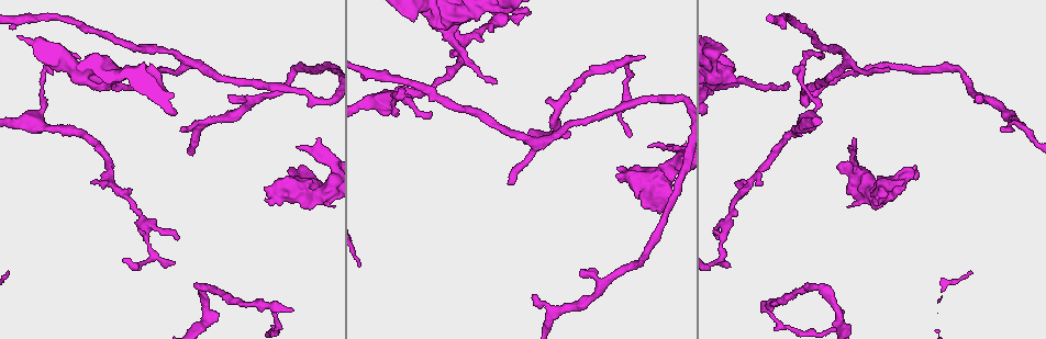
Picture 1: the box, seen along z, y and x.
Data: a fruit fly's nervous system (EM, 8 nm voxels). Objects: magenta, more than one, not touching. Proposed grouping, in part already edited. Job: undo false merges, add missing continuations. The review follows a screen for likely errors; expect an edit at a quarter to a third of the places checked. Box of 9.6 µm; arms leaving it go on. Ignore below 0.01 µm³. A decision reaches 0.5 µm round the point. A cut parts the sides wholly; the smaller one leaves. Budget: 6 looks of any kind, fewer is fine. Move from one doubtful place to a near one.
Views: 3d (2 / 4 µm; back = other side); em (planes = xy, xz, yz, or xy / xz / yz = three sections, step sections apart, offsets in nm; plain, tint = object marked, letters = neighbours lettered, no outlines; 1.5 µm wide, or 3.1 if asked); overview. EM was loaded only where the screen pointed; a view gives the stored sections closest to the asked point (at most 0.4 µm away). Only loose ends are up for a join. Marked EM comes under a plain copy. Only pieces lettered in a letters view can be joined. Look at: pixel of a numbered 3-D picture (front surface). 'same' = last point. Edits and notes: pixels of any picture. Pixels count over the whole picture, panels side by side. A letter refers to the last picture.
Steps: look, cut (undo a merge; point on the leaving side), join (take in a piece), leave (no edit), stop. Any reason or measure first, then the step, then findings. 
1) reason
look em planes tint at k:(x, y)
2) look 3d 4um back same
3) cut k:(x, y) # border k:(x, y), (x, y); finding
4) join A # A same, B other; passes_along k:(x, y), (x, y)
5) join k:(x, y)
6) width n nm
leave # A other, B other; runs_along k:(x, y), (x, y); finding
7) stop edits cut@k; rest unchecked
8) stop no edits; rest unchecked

end of a long branch
look 3d 2um at 1:(789, 82)

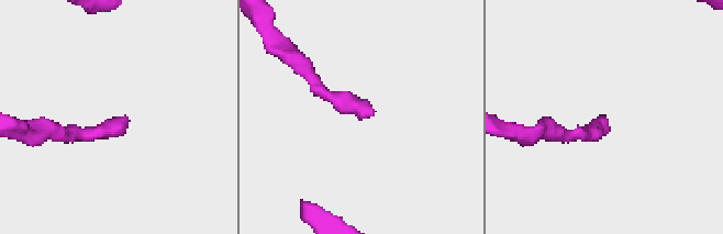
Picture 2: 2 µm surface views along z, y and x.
look em yz step 8 letters at 2:(124, 116)

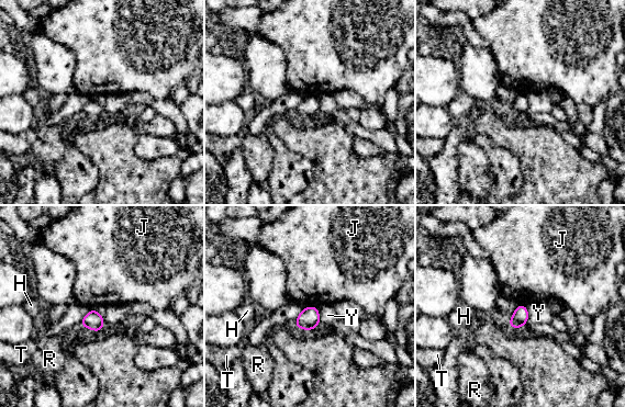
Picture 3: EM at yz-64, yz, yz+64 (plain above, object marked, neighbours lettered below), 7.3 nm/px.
another direction
look em planes letters same

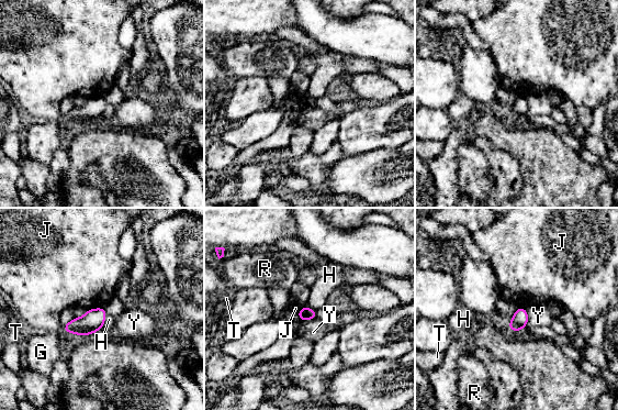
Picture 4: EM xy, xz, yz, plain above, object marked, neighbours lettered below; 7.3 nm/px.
leave # G other, H other, J other, R other, T other, Y other; border 4:(517, 307), (506, 325); no lettered piece goes on from it

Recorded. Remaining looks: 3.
free end
look 3d 4um at 1:(890, 69)

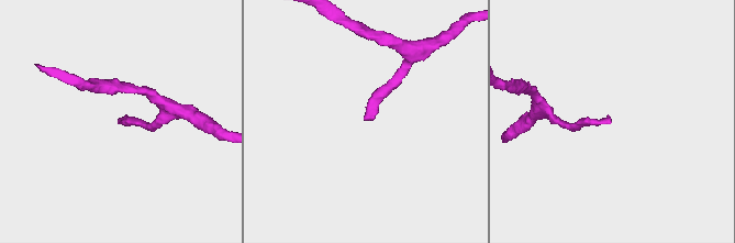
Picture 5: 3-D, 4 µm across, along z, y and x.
now the EM
look em yz step 8 tint at 5:(120, 123)

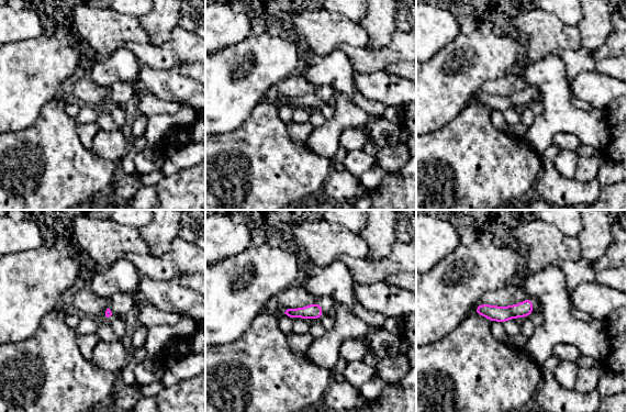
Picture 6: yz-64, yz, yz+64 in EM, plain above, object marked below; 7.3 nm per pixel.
look em yz step 8 letters same

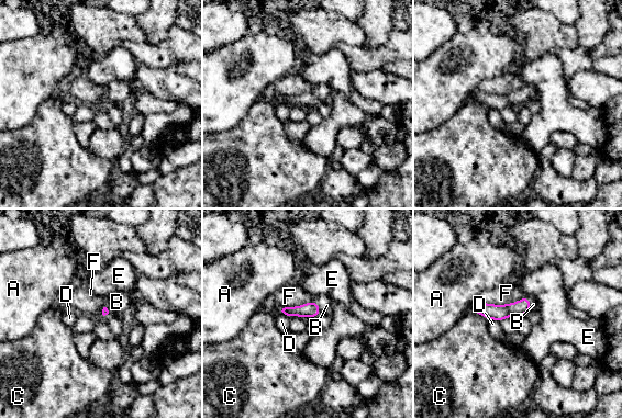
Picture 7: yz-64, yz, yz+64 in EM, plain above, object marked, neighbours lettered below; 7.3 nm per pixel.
join B # A other, B same, C other, D other, E other, F other; passes_along 7:(312, 309), (318, 306), (326, 305); the cell continues

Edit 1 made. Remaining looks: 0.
stop edits join@7; rest unchecked

